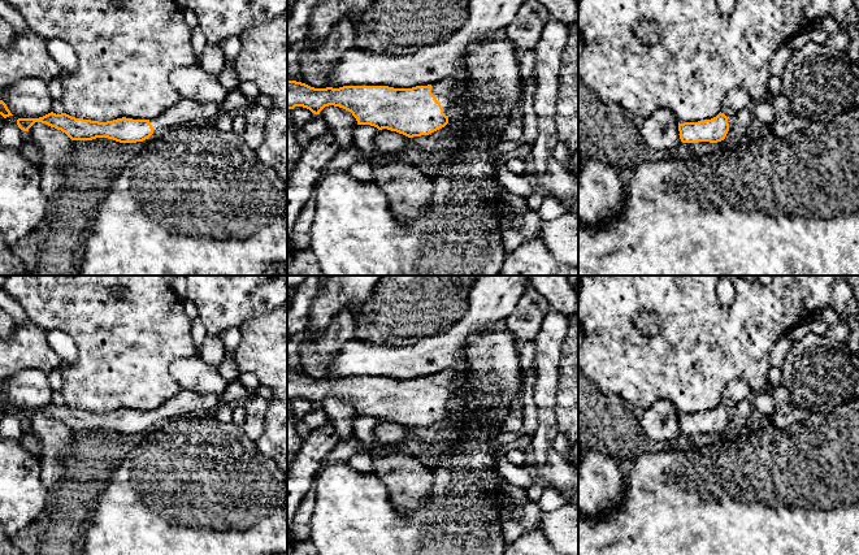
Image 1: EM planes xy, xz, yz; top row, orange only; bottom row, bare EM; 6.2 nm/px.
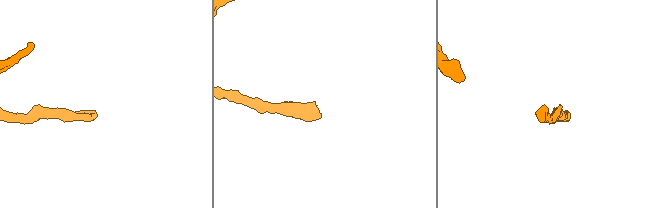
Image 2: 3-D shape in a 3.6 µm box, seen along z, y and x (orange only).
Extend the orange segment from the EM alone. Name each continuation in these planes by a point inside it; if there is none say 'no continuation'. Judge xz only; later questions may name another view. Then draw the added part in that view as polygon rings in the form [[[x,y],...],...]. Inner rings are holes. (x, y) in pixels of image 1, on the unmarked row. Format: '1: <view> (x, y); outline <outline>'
1: xz (448, 382); outline [[[457,368],[444,369],[431,376],[431,385],[441,394],[443,404],[450,407],[452,399],[456,398],[464,383]]]

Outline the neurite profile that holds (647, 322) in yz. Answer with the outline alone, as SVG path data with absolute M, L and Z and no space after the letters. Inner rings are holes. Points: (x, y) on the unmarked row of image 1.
M642 311L633 317L633 326L648 337L655 337L660 333L659 315L652 311Z

